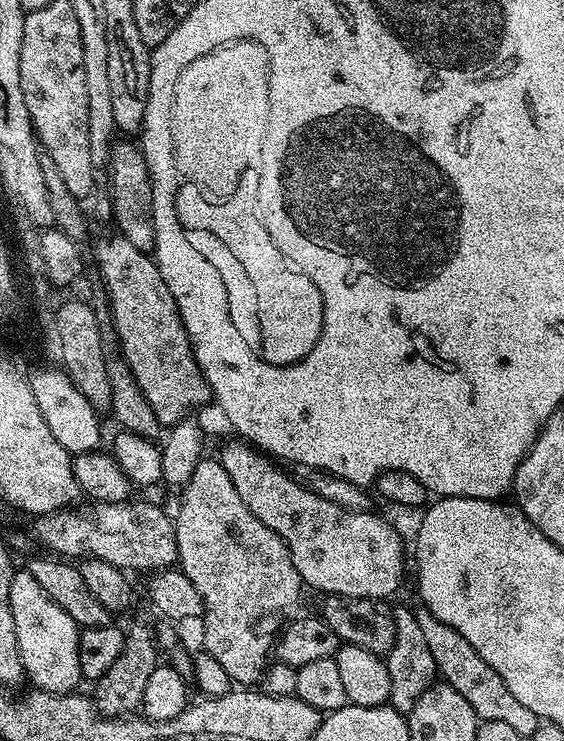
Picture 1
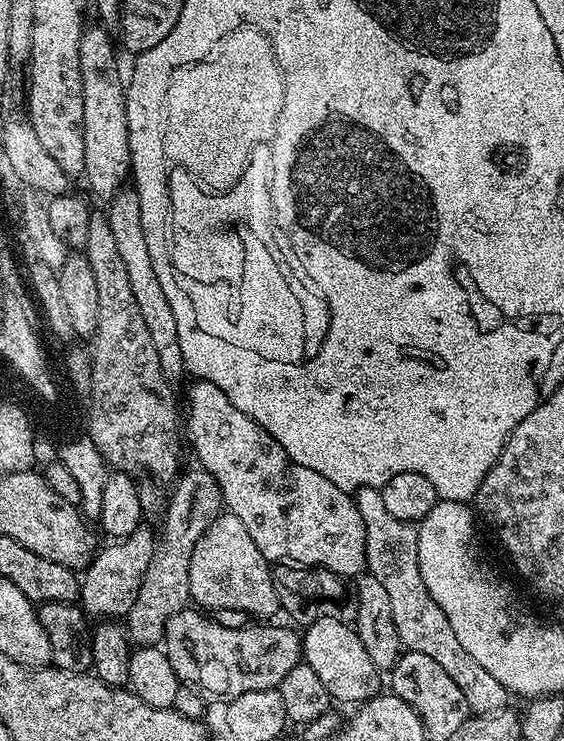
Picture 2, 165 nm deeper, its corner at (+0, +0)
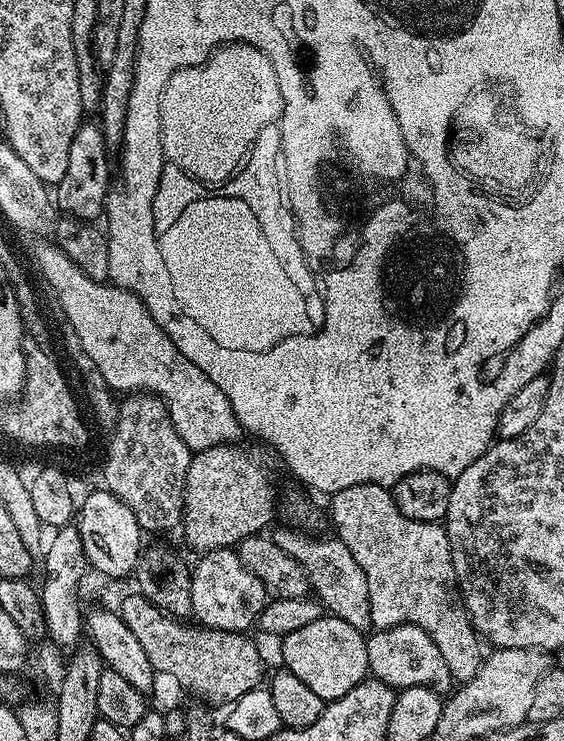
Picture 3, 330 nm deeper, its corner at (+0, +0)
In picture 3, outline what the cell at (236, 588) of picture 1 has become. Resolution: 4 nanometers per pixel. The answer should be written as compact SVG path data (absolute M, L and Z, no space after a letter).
M219 548L205 552L191 569L193 610L192 616L206 628L216 631L247 633L260 616L270 597L262 582L244 568L239 551Z

